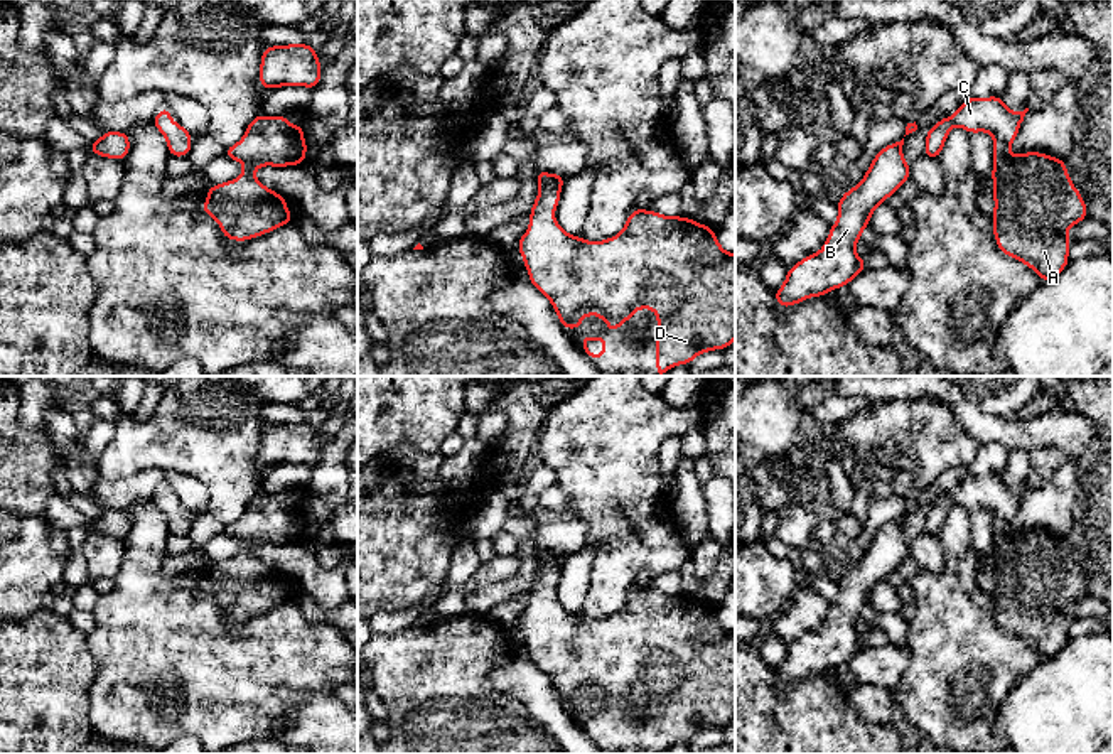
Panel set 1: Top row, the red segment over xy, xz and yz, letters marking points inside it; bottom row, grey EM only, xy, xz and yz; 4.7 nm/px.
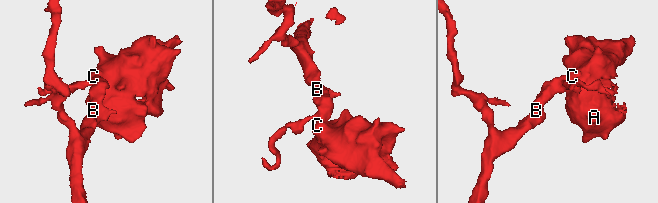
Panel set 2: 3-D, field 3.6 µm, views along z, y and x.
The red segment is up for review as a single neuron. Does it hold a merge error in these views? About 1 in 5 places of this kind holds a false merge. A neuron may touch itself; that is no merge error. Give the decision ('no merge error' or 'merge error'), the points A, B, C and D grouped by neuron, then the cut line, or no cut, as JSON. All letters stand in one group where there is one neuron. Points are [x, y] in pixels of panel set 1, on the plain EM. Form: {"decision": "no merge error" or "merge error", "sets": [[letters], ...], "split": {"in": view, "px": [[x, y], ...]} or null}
{"decision": "no merge error", "sets": [["A", "B", "C", "D"]], "split": null}

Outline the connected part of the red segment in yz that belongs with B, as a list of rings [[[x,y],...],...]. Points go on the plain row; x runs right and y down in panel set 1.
[[[904,516],[880,526],[860,562],[836,579],[838,595],[823,626],[791,644],[784,661],[774,670],[779,685],[793,685],[809,675],[825,675],[826,670],[848,663],[867,646],[855,622],[875,585],[911,555],[902,523]]]

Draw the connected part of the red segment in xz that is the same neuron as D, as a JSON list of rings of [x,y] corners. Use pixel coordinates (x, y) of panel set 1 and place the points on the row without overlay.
[[[536,548],[535,557],[540,568],[530,590],[530,606],[516,622],[531,663],[548,675],[563,707],[580,707],[585,693],[599,693],[609,703],[609,712],[614,712],[637,687],[653,687],[659,702],[656,707],[656,754],[676,742],[690,742],[702,730],[725,729],[735,717],[735,631],[727,631],[720,624],[715,607],[686,594],[664,594],[637,584],[619,612],[602,619],[587,619],[582,614],[568,612],[551,595],[556,590],[565,555]]]

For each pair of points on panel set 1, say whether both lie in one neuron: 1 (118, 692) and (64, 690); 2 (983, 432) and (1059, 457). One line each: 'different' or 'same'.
1: different
2: different

